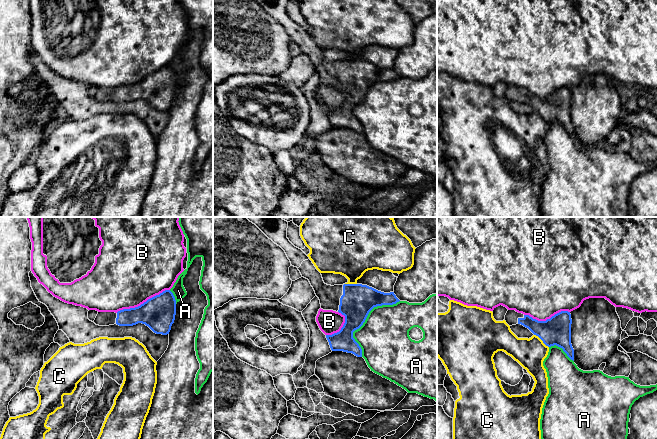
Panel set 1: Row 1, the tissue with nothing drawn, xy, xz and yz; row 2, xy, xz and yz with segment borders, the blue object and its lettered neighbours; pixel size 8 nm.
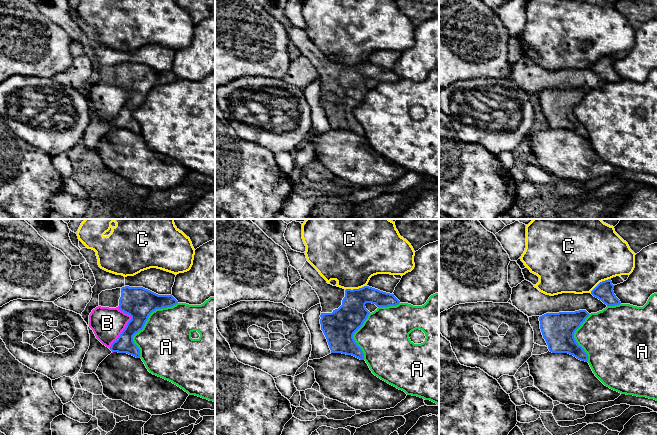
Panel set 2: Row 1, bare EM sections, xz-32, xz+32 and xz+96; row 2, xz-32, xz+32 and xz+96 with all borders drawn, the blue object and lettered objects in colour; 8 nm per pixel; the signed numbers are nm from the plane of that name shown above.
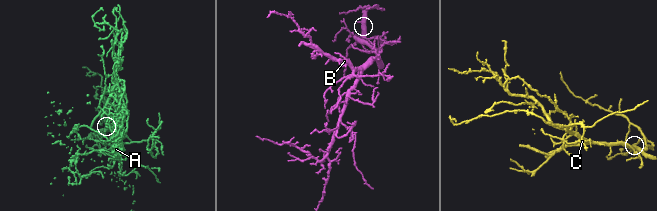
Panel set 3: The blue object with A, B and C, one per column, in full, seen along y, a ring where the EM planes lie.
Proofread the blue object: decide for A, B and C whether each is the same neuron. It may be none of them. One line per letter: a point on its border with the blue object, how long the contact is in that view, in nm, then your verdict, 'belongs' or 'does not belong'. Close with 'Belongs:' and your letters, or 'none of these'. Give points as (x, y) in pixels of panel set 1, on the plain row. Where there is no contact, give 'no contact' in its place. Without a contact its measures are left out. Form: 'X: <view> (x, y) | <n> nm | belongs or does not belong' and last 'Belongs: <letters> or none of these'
A: xz (365, 95) | 550 nm | does not belong
B: xy (143, 79) | 480 nm | does not belong
C: yz (541, 115) | 160 nm | does not belong
Belongs: none of these

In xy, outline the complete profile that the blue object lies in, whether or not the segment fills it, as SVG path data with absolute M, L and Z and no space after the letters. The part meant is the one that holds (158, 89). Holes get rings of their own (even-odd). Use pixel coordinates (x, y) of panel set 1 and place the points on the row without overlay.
M165 66L135 84L123 85L117 89L98 88L94 99L99 102L133 102L142 99L156 110L167 111L174 99L175 91L175 73L170 66Z

